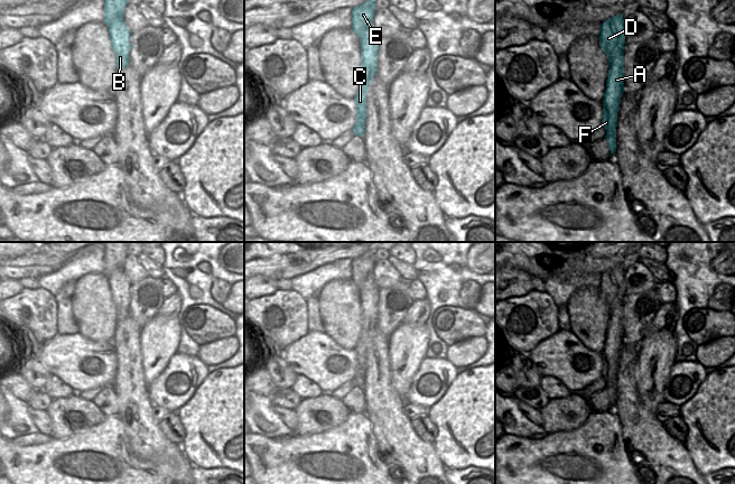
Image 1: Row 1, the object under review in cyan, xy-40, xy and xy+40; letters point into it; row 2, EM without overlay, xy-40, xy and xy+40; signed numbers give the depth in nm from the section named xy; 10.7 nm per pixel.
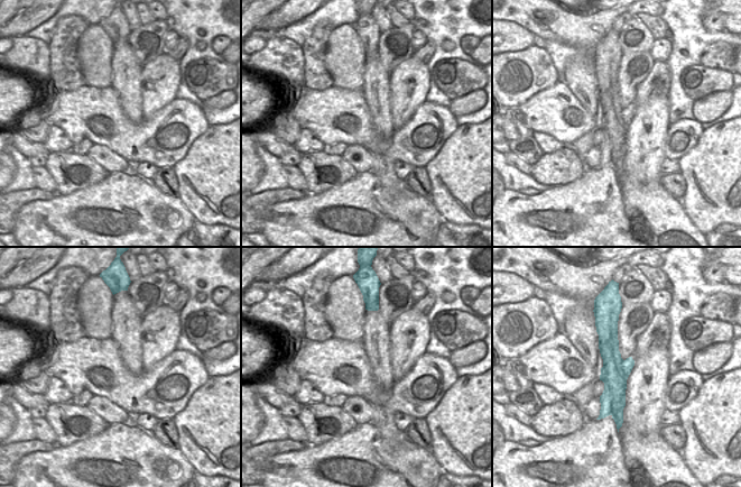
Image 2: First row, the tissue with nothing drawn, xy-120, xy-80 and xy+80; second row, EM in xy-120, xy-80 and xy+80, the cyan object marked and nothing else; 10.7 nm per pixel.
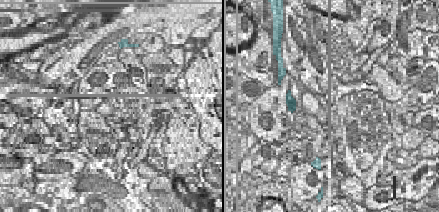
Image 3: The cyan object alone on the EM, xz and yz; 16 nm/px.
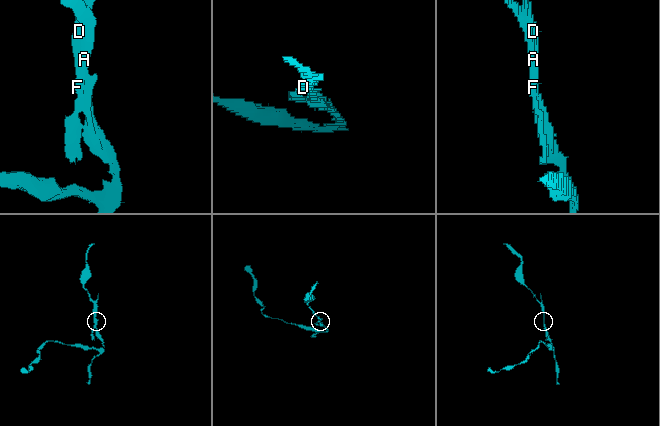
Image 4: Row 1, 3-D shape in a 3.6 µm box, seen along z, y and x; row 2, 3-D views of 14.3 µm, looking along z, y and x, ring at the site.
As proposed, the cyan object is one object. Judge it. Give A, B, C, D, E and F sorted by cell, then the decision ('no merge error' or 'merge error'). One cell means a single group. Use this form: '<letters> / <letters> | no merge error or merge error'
A B C F / D E | merge error

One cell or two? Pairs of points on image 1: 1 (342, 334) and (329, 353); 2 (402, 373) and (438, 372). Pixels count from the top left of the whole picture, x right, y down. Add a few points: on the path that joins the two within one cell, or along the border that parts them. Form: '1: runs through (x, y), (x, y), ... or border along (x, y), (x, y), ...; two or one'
1: border along (324, 333), (343, 347), (353, 348); two
2: border along (425, 357), (415, 373), (405, 398); two

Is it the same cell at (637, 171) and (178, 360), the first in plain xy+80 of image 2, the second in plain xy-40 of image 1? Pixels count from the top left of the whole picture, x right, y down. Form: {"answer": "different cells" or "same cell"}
{"answer": "different cells"}

